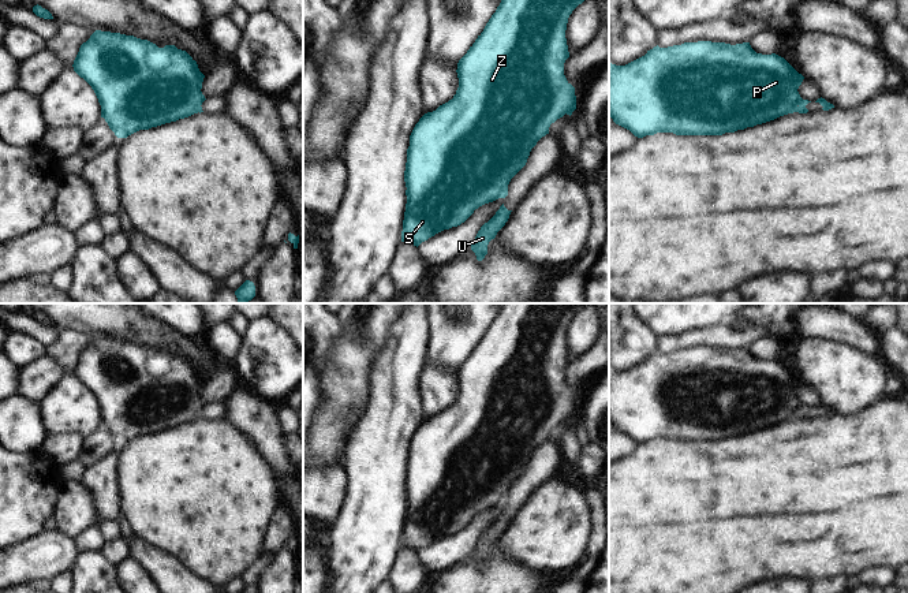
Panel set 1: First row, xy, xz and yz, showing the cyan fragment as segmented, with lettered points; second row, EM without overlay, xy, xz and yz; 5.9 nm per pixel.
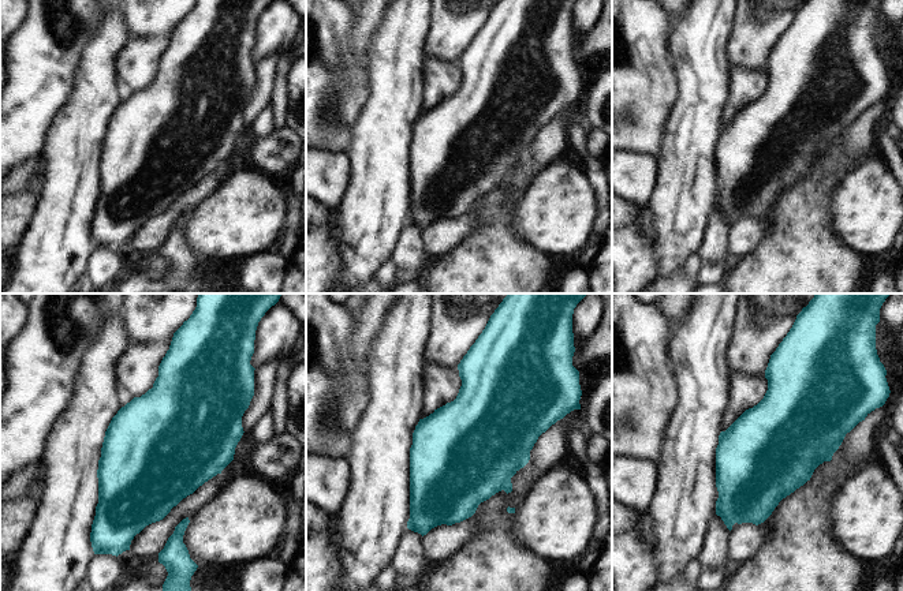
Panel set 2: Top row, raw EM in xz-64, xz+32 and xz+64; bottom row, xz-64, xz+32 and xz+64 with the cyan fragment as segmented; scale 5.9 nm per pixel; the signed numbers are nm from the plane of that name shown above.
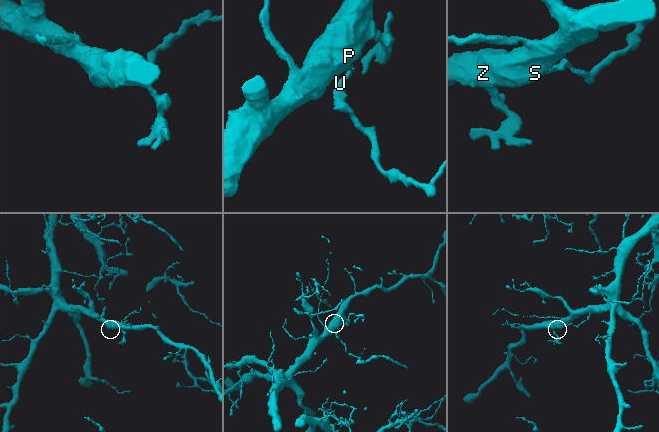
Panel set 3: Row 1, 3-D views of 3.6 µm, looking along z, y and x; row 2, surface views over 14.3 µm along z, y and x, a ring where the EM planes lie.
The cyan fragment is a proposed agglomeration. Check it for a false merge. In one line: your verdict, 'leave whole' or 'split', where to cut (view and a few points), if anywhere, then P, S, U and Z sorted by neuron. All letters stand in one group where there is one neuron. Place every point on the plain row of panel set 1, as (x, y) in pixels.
split; cut yz (803, 406), (798, 410); groups P S Z / U

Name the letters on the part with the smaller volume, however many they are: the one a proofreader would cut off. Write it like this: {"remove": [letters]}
{"remove": ["U"]}

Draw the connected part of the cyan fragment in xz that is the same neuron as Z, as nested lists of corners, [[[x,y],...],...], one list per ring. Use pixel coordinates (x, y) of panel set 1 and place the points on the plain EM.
[[[502,303],[483,337],[457,369],[456,378],[459,394],[453,404],[440,411],[436,417],[425,419],[410,441],[404,477],[407,510],[403,526],[401,548],[412,549],[418,553],[422,548],[436,540],[464,529],[479,512],[501,504],[501,500],[508,493],[511,485],[526,471],[531,455],[542,443],[549,440],[550,430],[565,419],[569,422],[572,421],[576,415],[576,402],[575,394],[564,381],[564,369],[569,363],[565,336],[569,321],[586,305],[588,303]]]

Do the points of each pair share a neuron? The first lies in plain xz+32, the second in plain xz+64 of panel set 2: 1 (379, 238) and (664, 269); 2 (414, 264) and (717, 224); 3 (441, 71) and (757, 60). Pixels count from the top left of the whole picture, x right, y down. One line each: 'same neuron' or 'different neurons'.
1: same neuron
2: same neuron
3: different neurons

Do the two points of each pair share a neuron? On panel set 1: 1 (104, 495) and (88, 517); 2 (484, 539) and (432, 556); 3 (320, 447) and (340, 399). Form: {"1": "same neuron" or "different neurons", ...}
{"1": "different neurons", "2": "different neurons", "3": "same neuron"}

